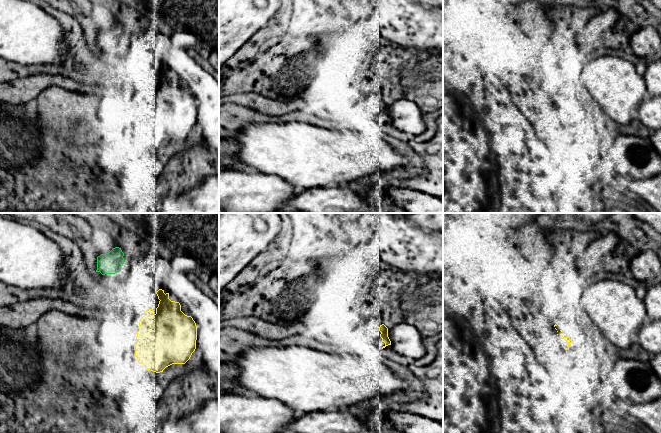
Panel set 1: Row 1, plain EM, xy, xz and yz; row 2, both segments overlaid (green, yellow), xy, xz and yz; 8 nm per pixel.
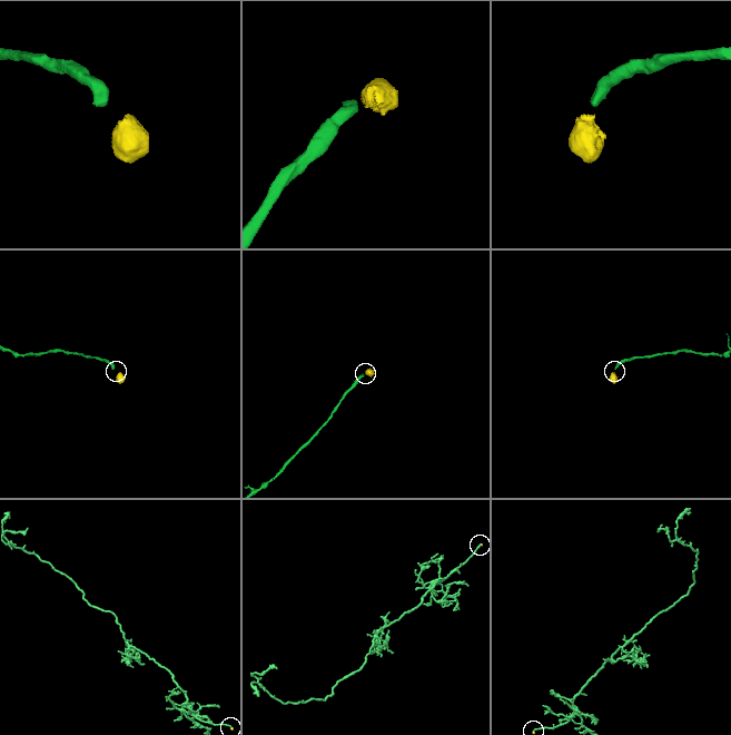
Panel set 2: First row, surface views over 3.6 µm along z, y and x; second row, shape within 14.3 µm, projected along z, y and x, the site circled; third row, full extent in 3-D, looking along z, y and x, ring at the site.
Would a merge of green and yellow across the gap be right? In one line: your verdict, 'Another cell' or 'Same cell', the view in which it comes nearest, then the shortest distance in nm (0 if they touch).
Same cell. Closest in xy. Distance 340 nm

